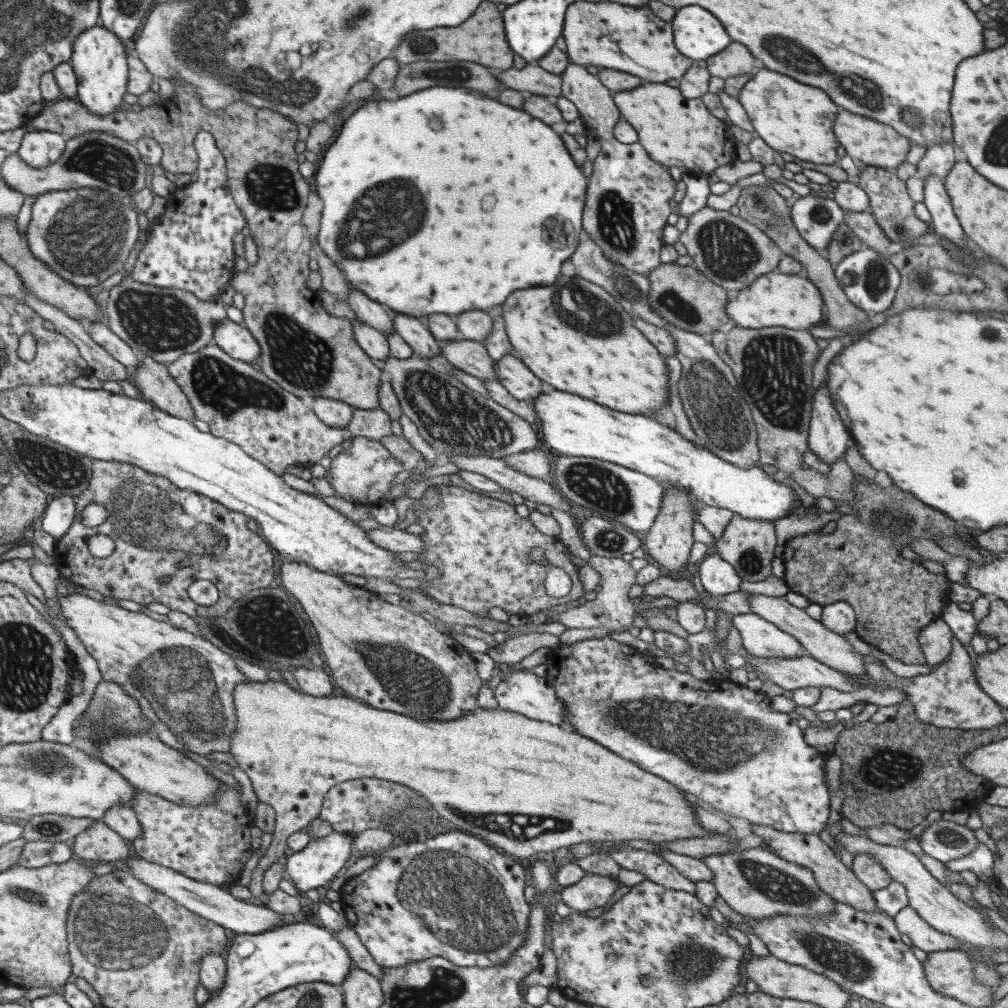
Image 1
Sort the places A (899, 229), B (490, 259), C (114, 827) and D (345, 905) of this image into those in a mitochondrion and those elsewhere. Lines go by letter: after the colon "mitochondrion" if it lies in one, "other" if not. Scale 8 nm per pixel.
A: mitochondrion
B: other
C: other
D: other

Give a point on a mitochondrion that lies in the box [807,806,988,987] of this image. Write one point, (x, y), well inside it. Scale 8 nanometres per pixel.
(945, 838)

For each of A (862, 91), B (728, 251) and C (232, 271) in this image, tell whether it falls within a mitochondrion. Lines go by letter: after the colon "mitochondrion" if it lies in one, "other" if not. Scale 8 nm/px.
A: mitochondrion
B: mitochondrion
C: other

